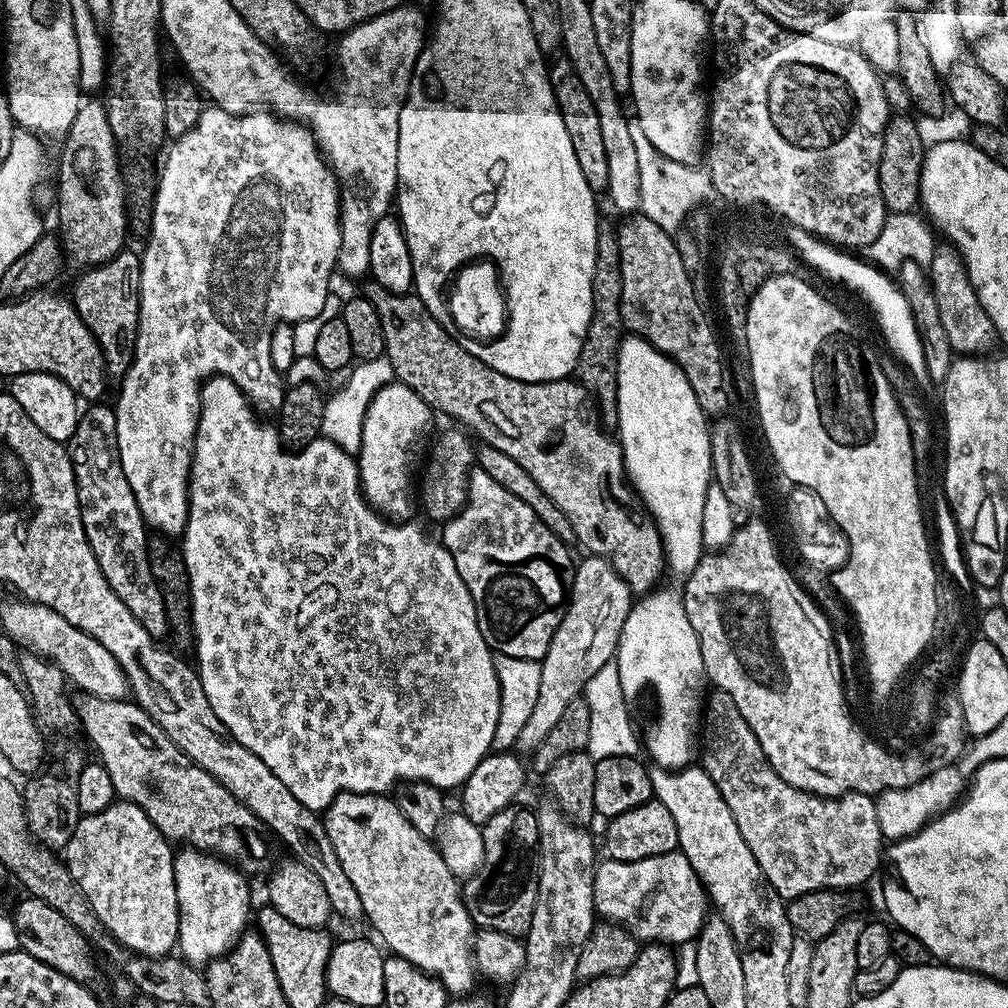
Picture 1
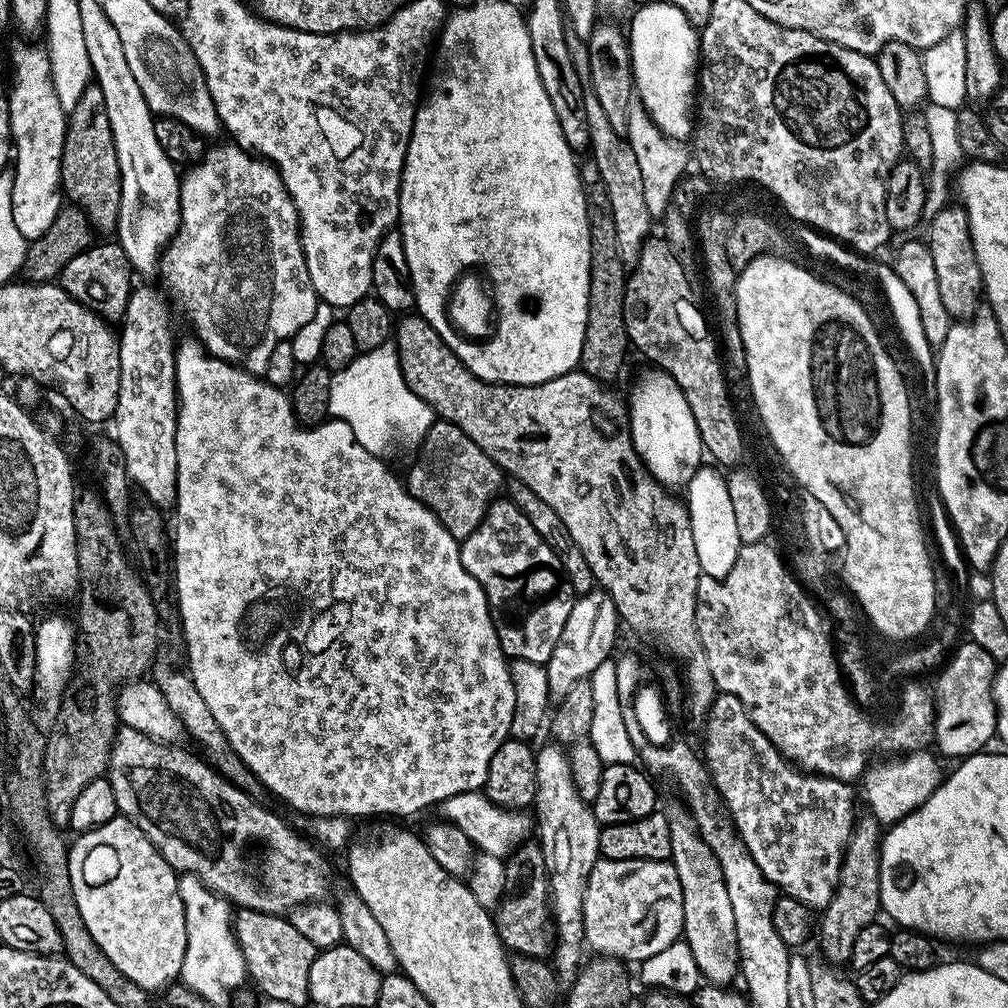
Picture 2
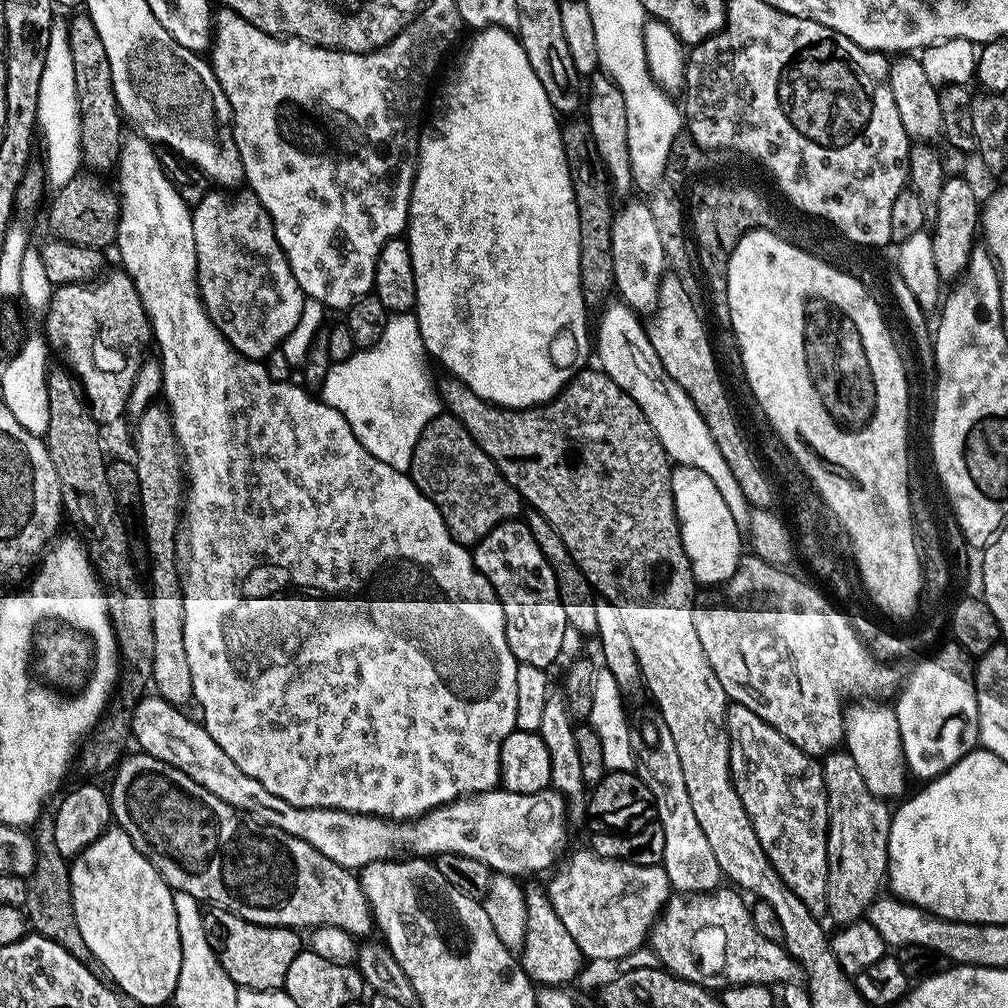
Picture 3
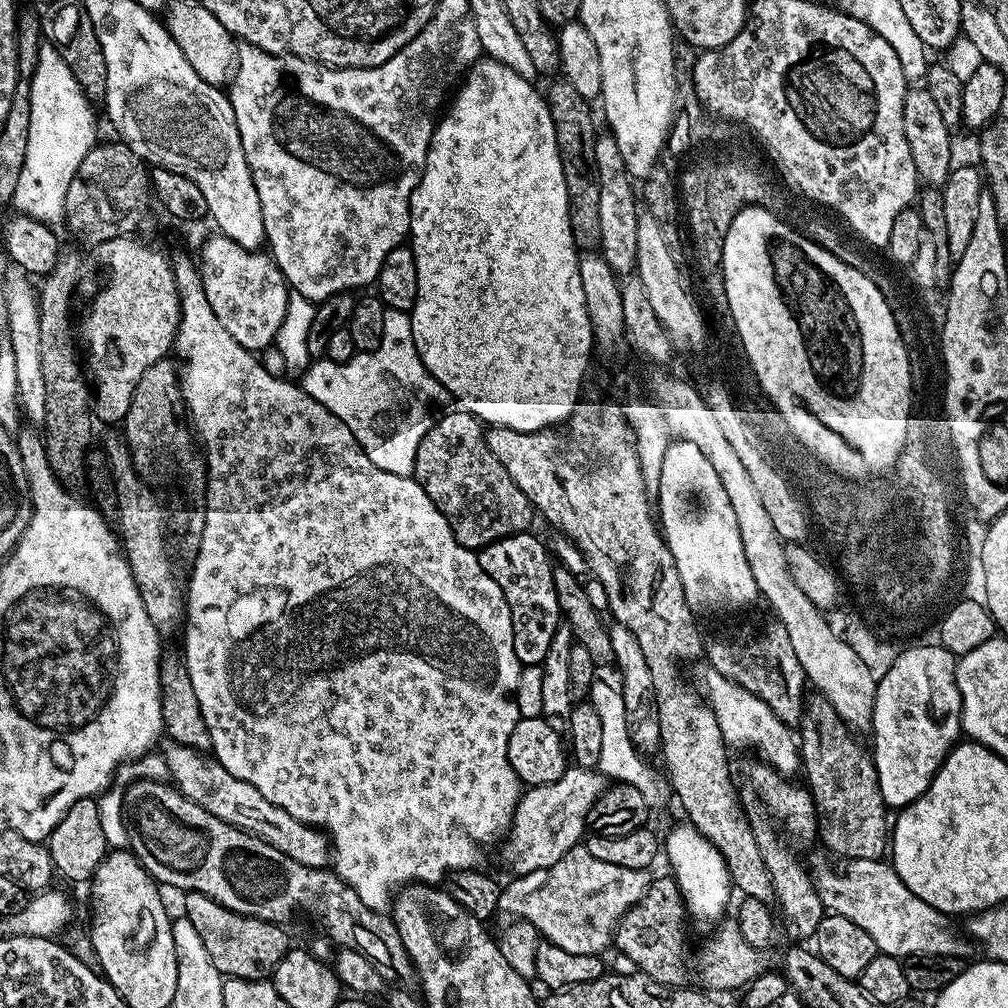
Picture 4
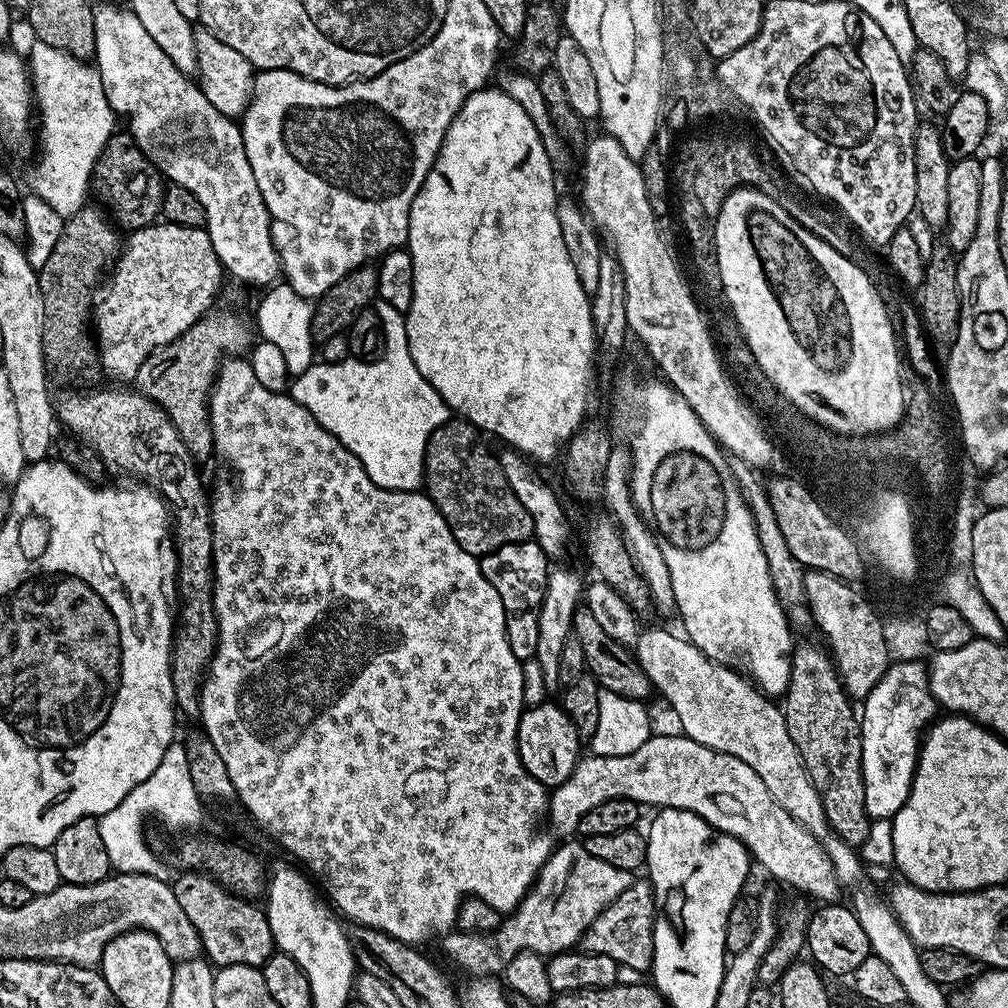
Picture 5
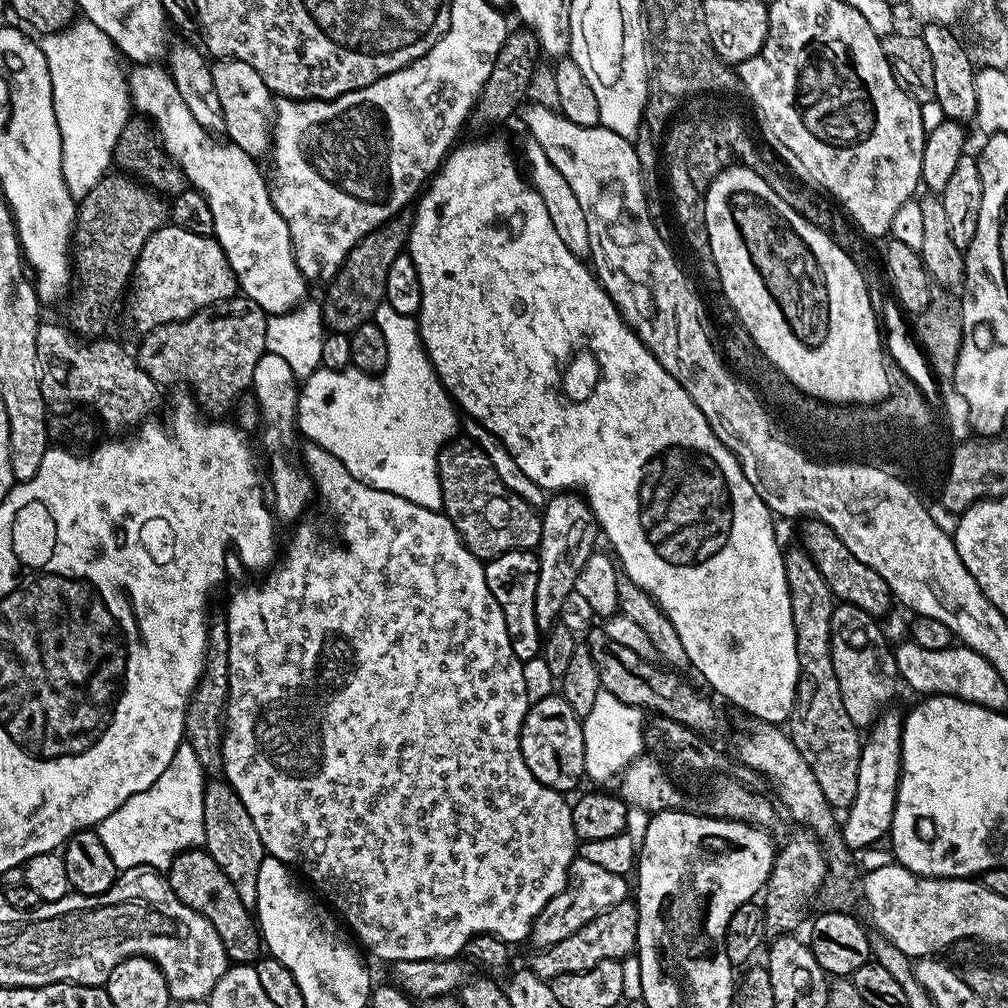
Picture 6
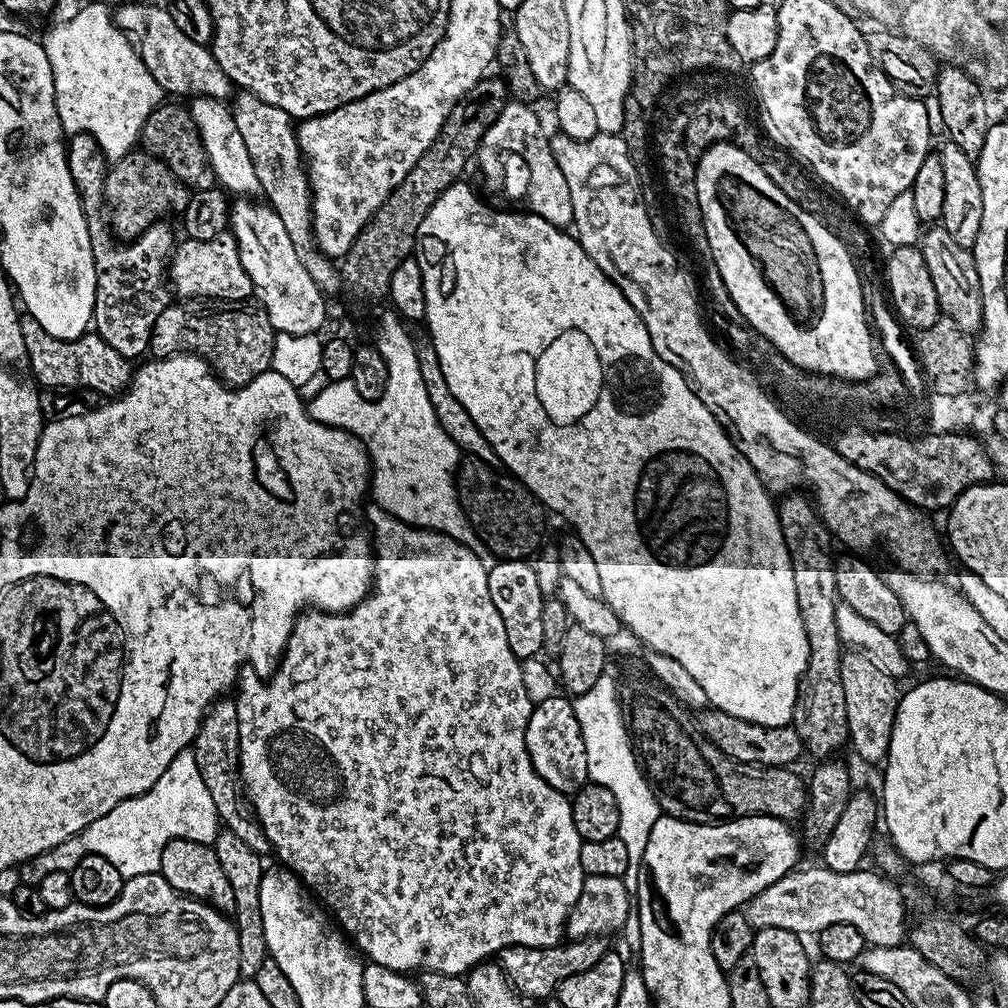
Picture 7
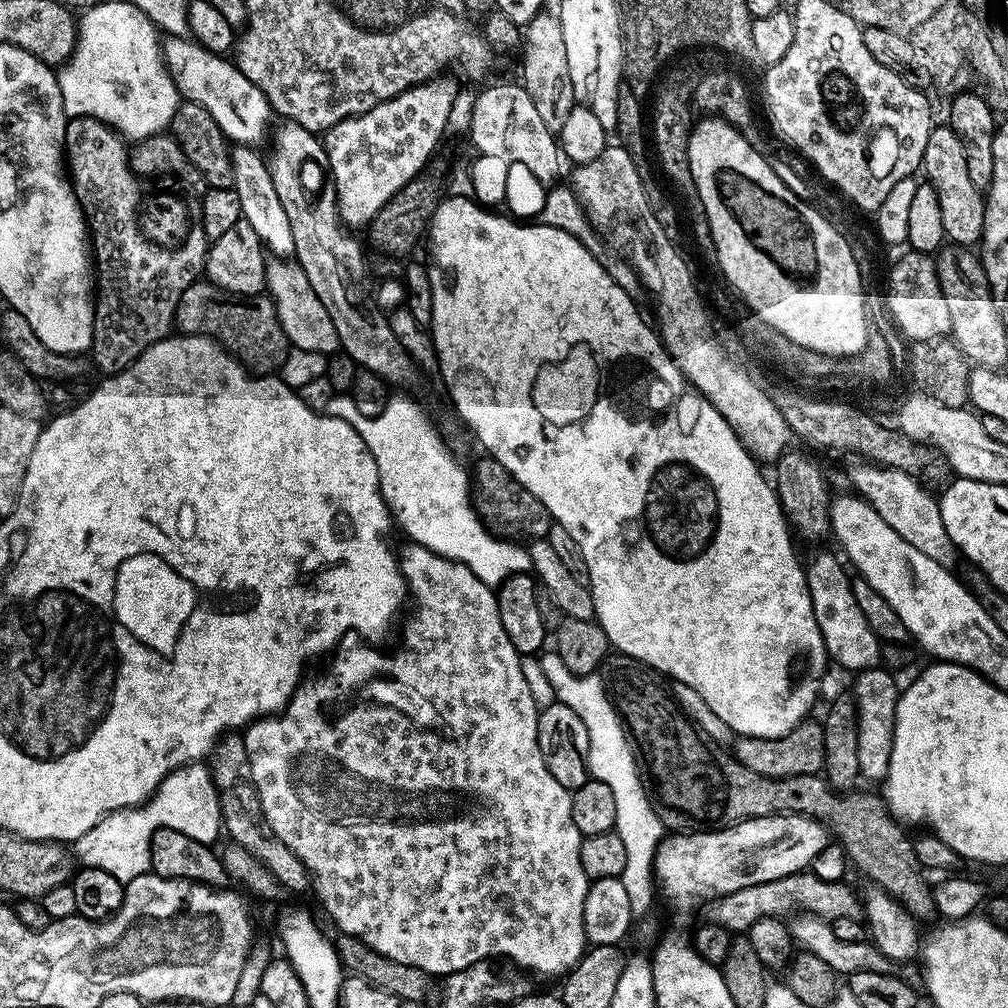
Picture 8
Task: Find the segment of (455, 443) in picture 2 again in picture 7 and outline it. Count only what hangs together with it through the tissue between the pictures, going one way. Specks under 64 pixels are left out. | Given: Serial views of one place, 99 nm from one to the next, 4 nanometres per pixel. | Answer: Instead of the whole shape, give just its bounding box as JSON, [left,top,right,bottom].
[455,455,546,560]

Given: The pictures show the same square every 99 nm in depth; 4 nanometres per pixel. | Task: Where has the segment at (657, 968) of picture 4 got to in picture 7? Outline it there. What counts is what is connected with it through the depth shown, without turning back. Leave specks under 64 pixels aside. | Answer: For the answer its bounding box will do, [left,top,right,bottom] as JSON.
[500,934,610,999]

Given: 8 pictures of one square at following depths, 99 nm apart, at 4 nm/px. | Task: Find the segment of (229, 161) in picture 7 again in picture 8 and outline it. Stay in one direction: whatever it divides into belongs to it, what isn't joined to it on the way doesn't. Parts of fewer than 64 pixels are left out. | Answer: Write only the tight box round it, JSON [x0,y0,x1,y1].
[231,146,294,257]

